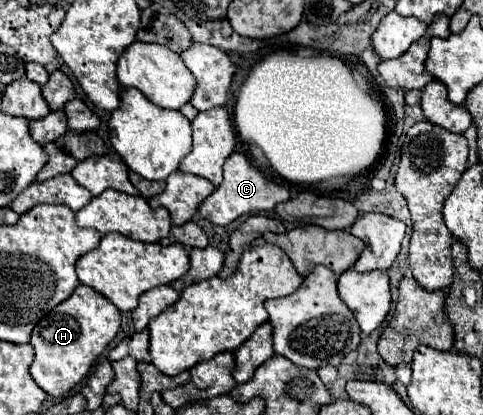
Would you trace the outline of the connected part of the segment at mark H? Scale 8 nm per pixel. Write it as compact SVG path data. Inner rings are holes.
M79 284L75 292L55 306L31 332L31 346L35 348L35 360L31 364L31 378L49 396L61 398L69 394L91 370L91 364L117 336L121 328L119 310L93 288Z

